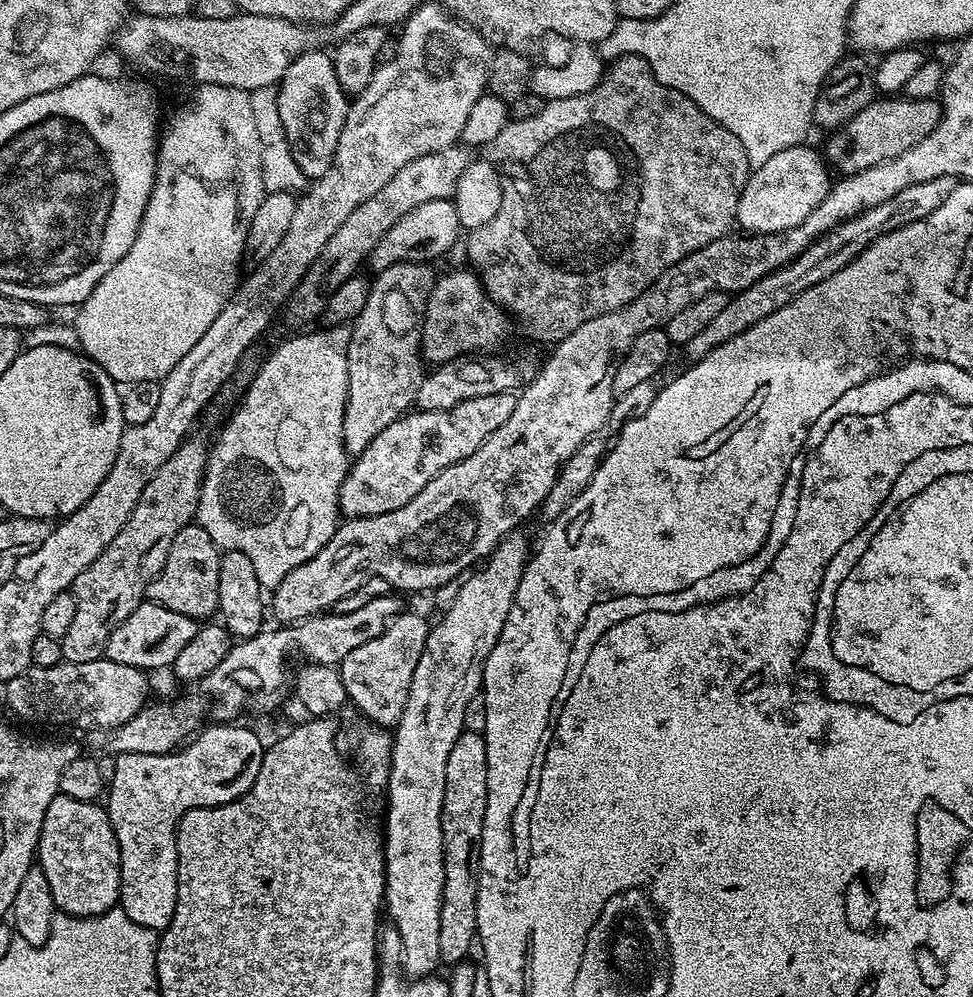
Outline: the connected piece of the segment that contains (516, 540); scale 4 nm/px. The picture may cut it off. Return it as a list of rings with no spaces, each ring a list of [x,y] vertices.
[[[520,535],[506,537],[493,550],[486,563],[477,567],[463,581],[465,584],[457,590],[452,605],[444,612],[444,617],[429,627],[422,658],[418,658],[418,667],[414,670],[414,682],[410,682],[410,698],[406,698],[406,710],[402,710],[402,718],[396,724],[392,736],[392,769],[388,775],[386,789],[388,832],[386,828],[383,833],[384,904],[387,919],[388,916],[392,919],[389,921],[400,935],[403,971],[412,978],[431,977],[435,973],[432,971],[435,970],[436,964],[441,963],[438,950],[438,918],[442,906],[444,859],[440,815],[446,790],[446,758],[450,758],[454,742],[458,742],[461,732],[465,731],[463,712],[472,698],[481,691],[484,663],[490,650],[494,650],[494,642],[498,642],[498,634],[502,634],[502,626],[506,626],[506,614],[510,614],[518,582],[524,573],[525,564],[530,559],[528,540]]]

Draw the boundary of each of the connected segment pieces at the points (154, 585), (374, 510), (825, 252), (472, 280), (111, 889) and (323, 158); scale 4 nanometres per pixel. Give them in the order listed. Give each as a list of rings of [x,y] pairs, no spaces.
[[[193,522],[184,525],[170,546],[170,554],[166,554],[162,570],[150,582],[147,599],[151,603],[166,606],[166,610],[178,610],[178,614],[186,614],[197,622],[215,617],[220,606],[218,574],[221,555],[221,549],[216,547],[210,534],[206,534],[200,524]]]
[[[516,392],[486,394],[482,398],[466,398],[450,410],[433,412],[409,410],[394,422],[390,422],[390,426],[386,426],[386,430],[381,430],[378,438],[374,438],[374,442],[370,442],[370,446],[366,446],[366,450],[362,450],[362,454],[355,457],[348,473],[344,475],[344,481],[340,487],[341,517],[390,514],[406,506],[406,502],[410,502],[410,498],[414,498],[414,494],[418,494],[422,486],[426,486],[426,482],[430,482],[439,472],[446,470],[446,466],[454,466],[454,462],[462,462],[462,458],[470,458],[470,454],[474,454],[474,450],[478,450],[478,446],[482,446],[482,442],[486,442],[486,438],[490,438],[490,434],[494,434],[498,426],[504,425],[506,418],[514,414],[516,397]]]
[[[951,176],[930,178],[930,182],[914,182],[914,186],[906,186],[906,190],[894,194],[894,198],[878,206],[870,206],[870,210],[842,221],[825,236],[818,237],[792,264],[766,274],[766,278],[754,282],[754,286],[746,286],[746,290],[735,293],[726,302],[726,307],[710,321],[710,326],[705,326],[702,334],[694,334],[694,338],[690,338],[690,342],[683,345],[682,352],[689,356],[689,361],[701,360],[719,344],[750,330],[750,326],[762,322],[762,318],[770,318],[770,314],[782,310],[782,306],[794,302],[794,298],[818,286],[823,280],[846,267],[851,260],[858,259],[875,240],[885,236],[887,232],[910,226],[910,222],[922,222],[922,218],[930,218],[930,214],[934,214],[934,210],[938,210],[938,206],[942,206],[942,202],[950,198],[950,190],[954,190],[956,185],[957,181]]]
[[[475,271],[448,272],[437,279],[424,303],[424,323],[420,330],[420,351],[429,365],[445,364],[459,356],[496,350],[508,336],[509,317],[488,296]]]
[[[58,795],[46,810],[38,845],[38,866],[46,874],[50,894],[54,894],[57,909],[65,916],[97,916],[117,907],[120,891],[120,851],[107,807],[91,800],[79,800]]]
[[[324,50],[304,52],[286,70],[278,85],[278,115],[282,117],[282,126],[286,129],[286,142],[290,142],[290,154],[294,154],[294,162],[302,170],[309,181],[319,180],[330,170],[330,162],[334,162],[334,150],[338,150],[338,134],[342,134],[342,126],[346,122],[349,97],[338,82],[336,68],[332,64],[331,55]]]

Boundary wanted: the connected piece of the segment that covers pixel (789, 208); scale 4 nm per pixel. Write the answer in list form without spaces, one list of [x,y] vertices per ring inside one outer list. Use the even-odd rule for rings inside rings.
[[[807,143],[795,144],[774,154],[774,158],[762,162],[762,166],[751,169],[742,198],[738,198],[735,219],[745,233],[757,236],[790,230],[790,226],[798,226],[798,222],[803,222],[818,207],[818,202],[826,198],[834,183],[833,177],[828,177],[829,165],[817,149],[816,153],[808,147]]]

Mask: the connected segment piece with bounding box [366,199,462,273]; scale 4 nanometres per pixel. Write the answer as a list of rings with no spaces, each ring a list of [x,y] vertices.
[[[451,199],[422,202],[422,206],[414,206],[414,210],[406,214],[406,218],[394,222],[394,226],[390,226],[386,234],[382,234],[366,264],[367,267],[372,267],[373,273],[377,273],[407,260],[433,262],[439,256],[446,255],[455,246],[460,235],[462,236],[462,229],[458,222],[458,210]]]

